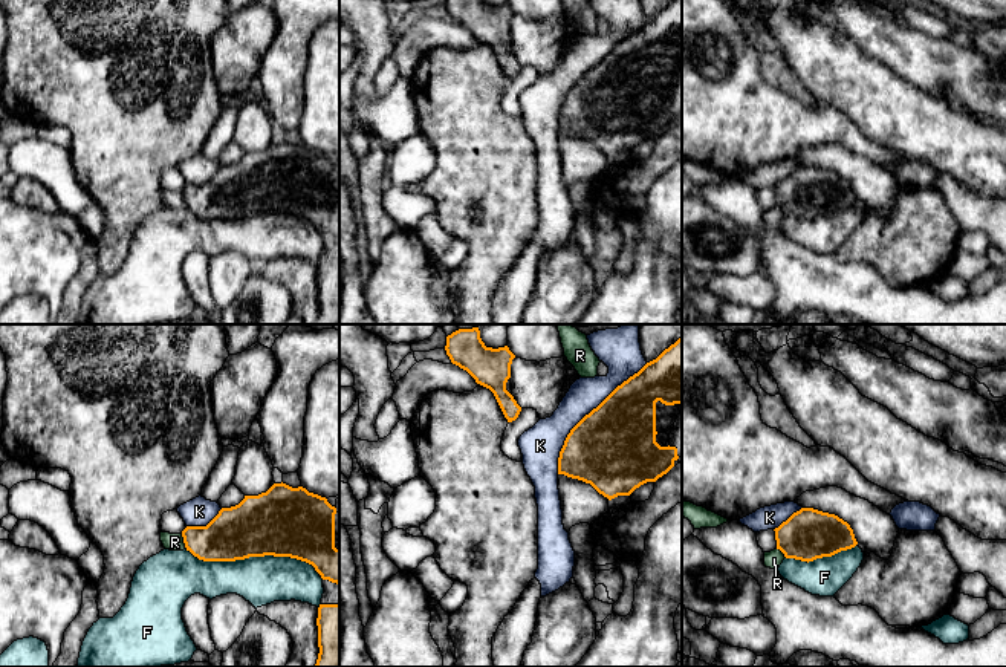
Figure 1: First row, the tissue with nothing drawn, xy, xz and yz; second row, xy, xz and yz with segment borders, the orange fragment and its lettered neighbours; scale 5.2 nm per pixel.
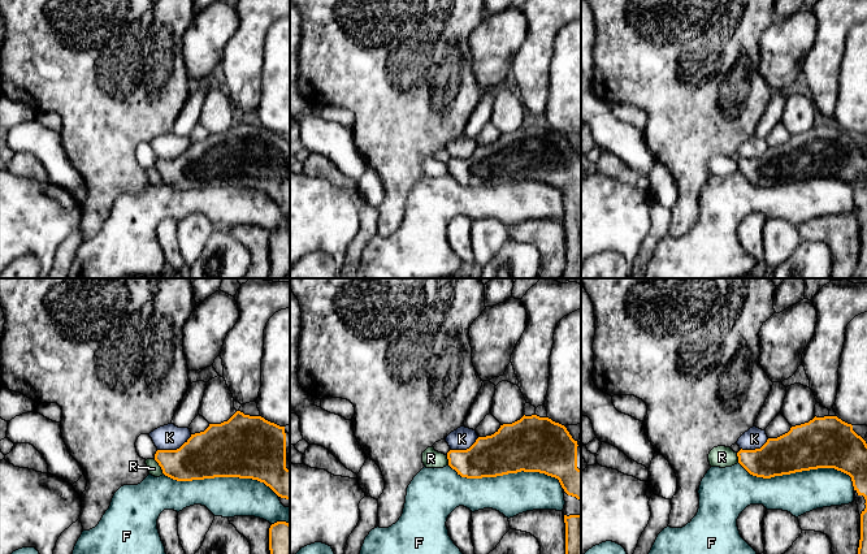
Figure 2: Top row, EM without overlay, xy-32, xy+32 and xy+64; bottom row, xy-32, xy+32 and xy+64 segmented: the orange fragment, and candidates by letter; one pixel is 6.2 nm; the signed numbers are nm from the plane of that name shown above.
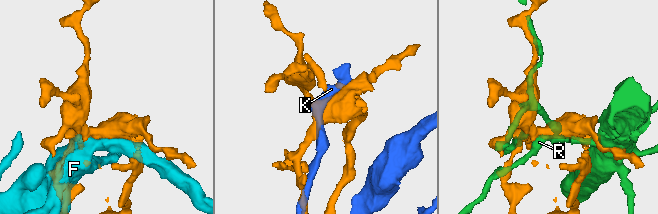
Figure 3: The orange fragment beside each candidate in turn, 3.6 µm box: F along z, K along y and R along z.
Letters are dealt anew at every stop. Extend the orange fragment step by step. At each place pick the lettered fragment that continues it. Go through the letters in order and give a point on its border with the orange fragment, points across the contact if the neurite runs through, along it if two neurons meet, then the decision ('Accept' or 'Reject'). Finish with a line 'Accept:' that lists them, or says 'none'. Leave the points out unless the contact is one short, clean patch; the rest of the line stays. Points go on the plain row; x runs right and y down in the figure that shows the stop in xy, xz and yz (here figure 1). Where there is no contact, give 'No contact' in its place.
F: Touches orange at xy (253, 213). Reject
K: Touches orange at xz (589, 71). Reject
R: Touches orange at xy (184, 199). Reject
Accept: none

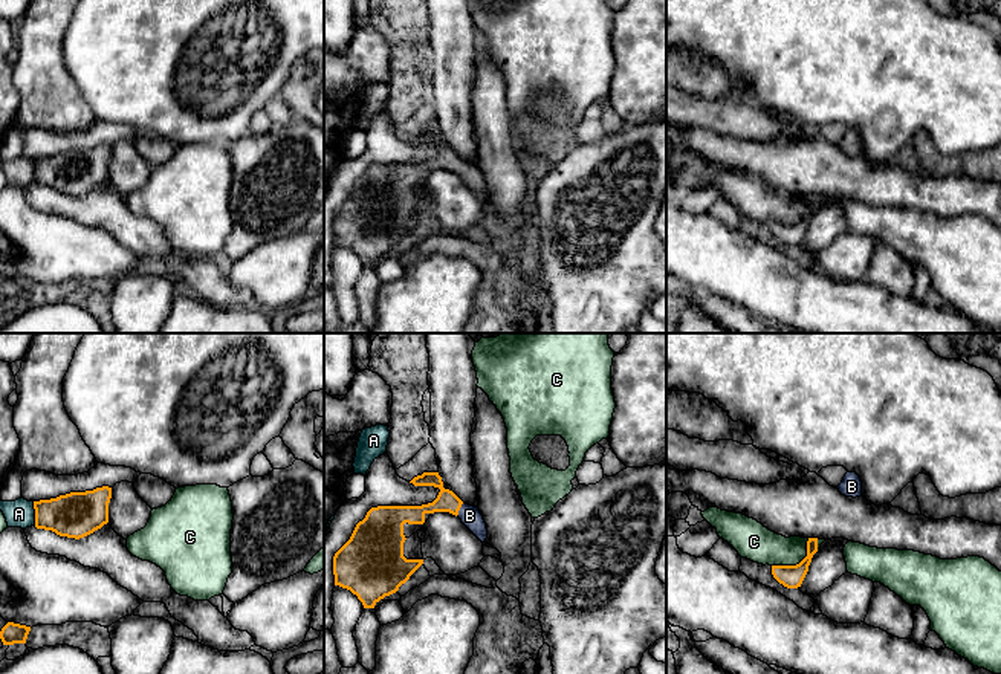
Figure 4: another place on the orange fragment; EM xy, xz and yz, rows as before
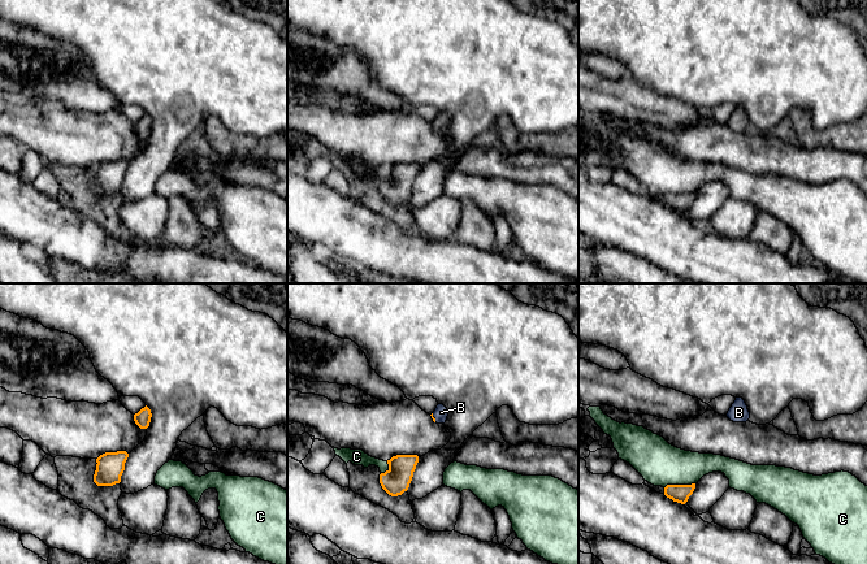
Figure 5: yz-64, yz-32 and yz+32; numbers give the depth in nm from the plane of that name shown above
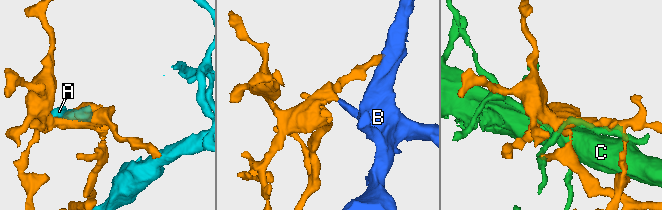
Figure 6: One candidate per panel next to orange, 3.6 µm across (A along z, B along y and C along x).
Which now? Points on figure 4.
A: Touches orange at xy (35, 171). Reject
B: Touches orange at xz (459, 167). Path across: xz (447, 158), (459, 167), (469, 173). Accept
C: Touches orange at yz (796, 222). Reject
Accept: B

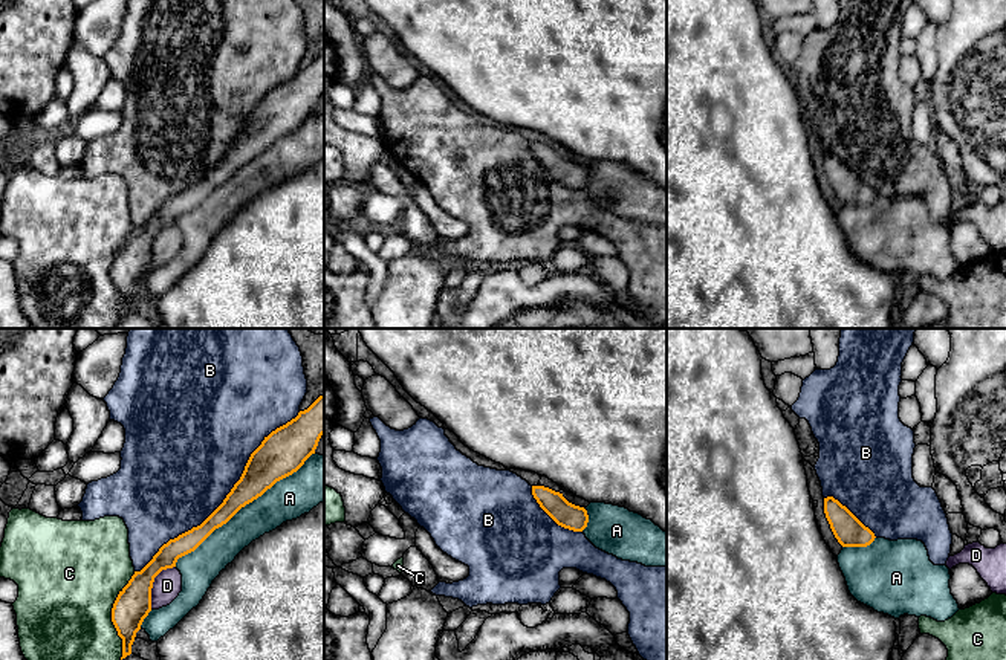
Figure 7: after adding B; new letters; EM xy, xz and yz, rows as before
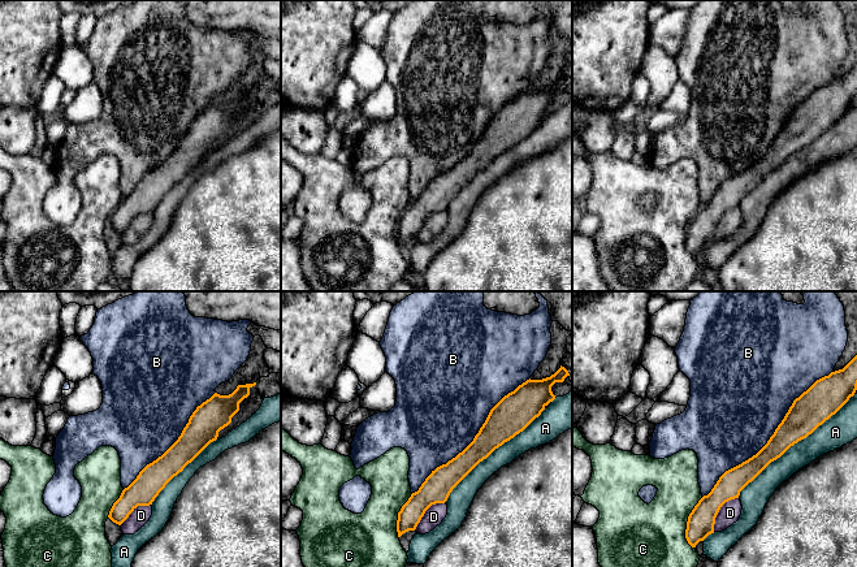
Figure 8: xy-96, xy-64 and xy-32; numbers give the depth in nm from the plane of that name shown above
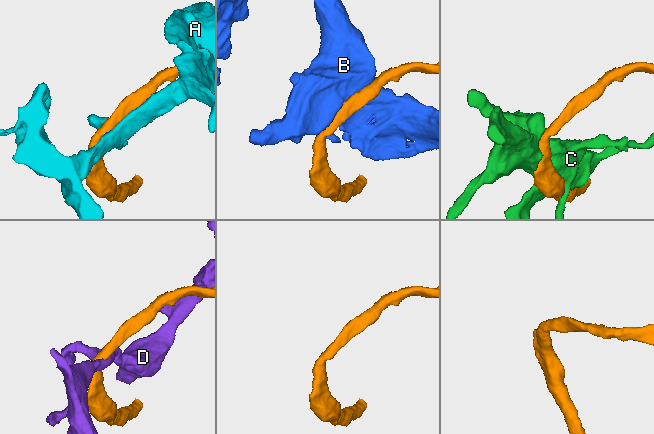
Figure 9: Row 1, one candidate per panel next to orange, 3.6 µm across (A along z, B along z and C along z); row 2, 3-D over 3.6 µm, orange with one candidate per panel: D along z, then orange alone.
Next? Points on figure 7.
A: Touches orange at xy (242, 164). Reject
B: Touches orange at xy (227, 155). Accept
C: Touches orange at xy (112, 274). Reject
D: Touches orange at xy (152, 242). Reject
Accept: B

